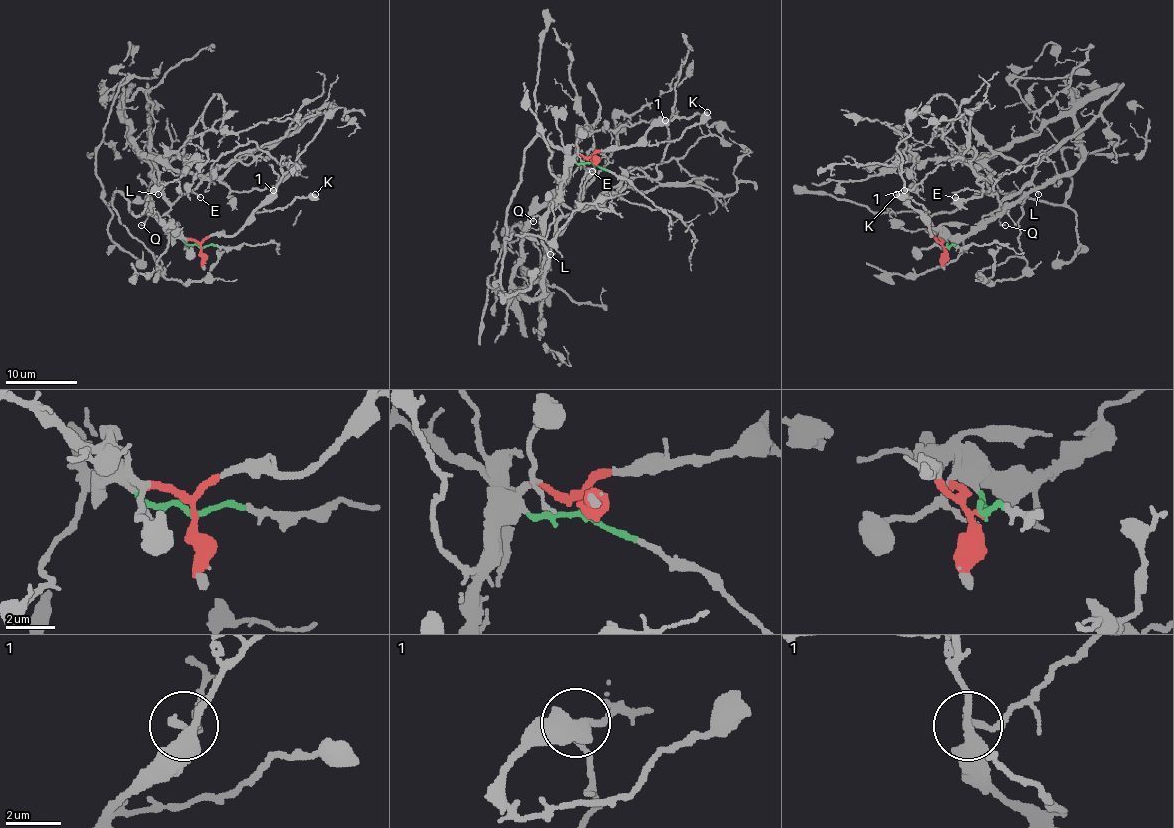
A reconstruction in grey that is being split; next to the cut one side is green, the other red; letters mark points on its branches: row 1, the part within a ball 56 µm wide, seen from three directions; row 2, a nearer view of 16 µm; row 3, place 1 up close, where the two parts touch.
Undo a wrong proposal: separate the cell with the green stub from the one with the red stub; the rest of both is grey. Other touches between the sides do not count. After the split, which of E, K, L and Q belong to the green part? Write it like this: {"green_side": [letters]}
{"green_side": ["Q"]}

